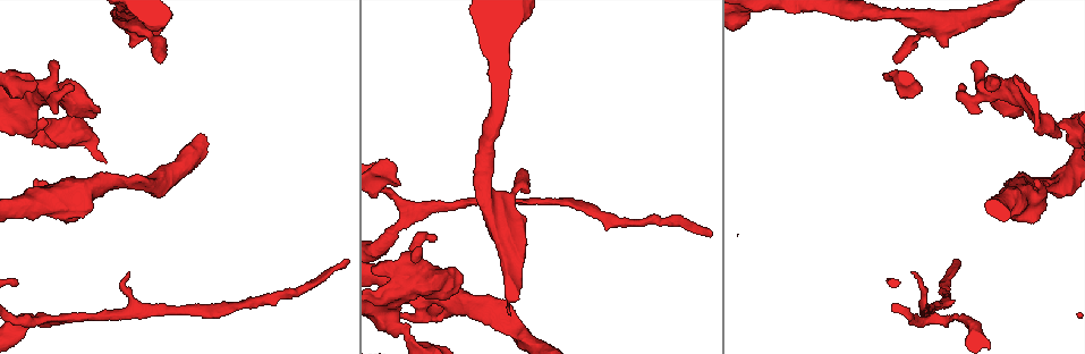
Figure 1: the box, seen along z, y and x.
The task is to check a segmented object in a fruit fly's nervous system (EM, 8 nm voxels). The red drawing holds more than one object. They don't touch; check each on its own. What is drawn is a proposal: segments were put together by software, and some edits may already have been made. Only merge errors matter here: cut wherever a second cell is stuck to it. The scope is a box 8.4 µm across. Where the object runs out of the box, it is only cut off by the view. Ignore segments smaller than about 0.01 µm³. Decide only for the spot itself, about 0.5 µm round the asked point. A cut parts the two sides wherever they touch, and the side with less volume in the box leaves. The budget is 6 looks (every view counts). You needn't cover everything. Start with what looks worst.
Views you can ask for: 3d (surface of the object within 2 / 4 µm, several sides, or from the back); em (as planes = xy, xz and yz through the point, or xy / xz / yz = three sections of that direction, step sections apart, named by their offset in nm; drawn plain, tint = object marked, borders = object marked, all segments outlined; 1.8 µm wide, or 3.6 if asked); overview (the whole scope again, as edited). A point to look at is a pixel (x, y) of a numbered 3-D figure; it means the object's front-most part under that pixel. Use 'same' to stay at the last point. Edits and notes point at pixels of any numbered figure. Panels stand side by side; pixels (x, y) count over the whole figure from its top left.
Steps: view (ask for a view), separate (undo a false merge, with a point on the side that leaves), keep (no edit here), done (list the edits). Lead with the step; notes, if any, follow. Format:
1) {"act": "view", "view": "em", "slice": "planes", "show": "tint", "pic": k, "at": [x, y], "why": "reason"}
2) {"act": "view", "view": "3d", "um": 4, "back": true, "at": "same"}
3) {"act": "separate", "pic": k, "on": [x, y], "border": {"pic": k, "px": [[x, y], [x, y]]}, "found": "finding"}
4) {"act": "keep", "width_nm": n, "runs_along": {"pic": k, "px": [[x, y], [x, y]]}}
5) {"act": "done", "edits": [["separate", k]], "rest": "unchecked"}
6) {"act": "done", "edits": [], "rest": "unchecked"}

{"act": "view", "view": "3d", "um": 4, "pic": 1, "at": [423, 274], "why": "calibre changes"}

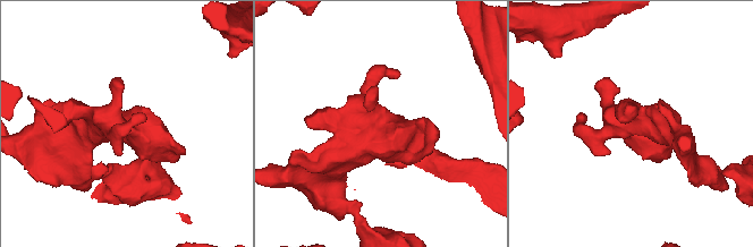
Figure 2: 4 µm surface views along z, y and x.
{"act": "view", "view": "em", "um": 3.6, "slice": "xz", "step": 4, "show": "tint", "pic": 2, "at": [634, 126]}

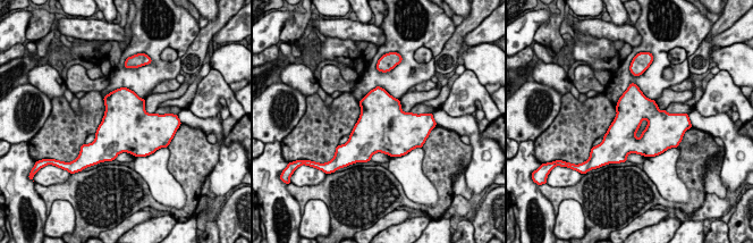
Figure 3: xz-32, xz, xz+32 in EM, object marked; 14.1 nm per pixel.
{"act": "view", "view": "em", "um": 3.6, "slice": "xy", "step": 16, "show": "tint", "at": "same"}

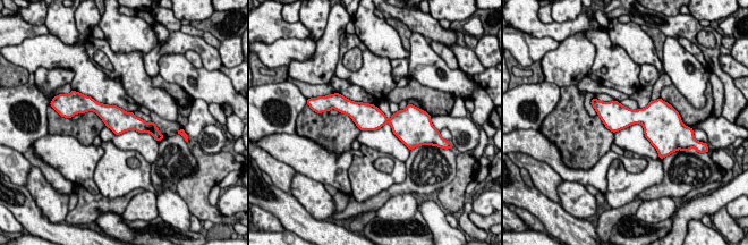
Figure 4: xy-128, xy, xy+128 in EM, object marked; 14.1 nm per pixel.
{"act": "keep", "runs_along": {"pic": 4, "px": [[94, 107], [119, 121], [152, 128]]}, "found": "all the same cell"}

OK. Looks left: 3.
{"act": "view", "view": "3d", "um": 4, "pic": 1, "at": [412, 341], "why": "calibre changes"}

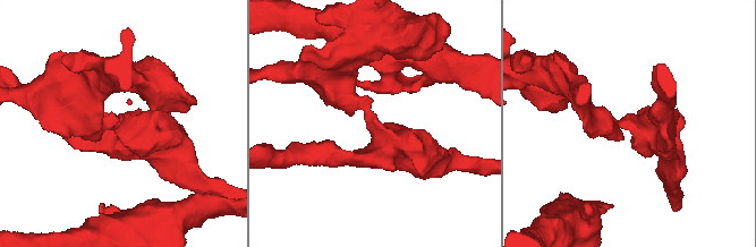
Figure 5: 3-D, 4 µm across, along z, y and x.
{"act": "view", "view": "em", "slice": "xy", "step": 8, "show": "tint", "pic": 5, "at": [629, 123]}

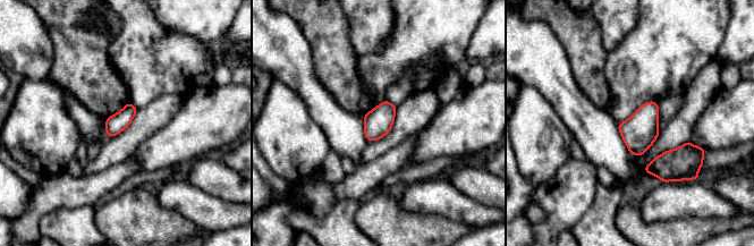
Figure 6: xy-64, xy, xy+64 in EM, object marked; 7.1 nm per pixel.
{"act": "view", "view": "em", "slice": "planes", "show": "tint", "at": "same"}

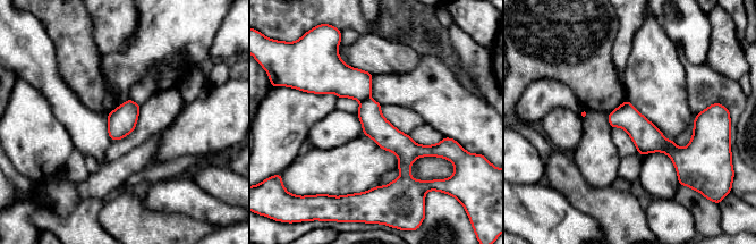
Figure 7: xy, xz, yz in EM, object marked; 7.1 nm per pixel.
{"act": "separate", "pic": 7, "on": [337, 77], "found": "a second cell is stuck on"}

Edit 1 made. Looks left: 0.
{"act": "done", "edits": [["separate", 7]], "rest": "unchecked"}

